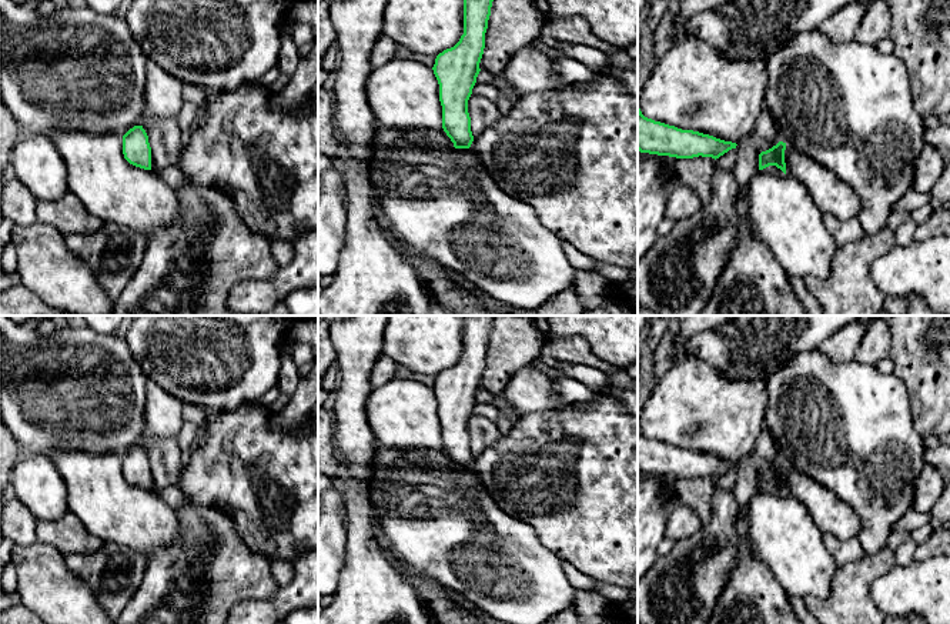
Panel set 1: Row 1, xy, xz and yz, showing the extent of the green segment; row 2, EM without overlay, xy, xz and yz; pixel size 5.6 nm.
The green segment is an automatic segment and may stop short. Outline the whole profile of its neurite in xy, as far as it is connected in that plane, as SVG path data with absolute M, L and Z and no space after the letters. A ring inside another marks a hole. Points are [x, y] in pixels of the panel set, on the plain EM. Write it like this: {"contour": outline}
{"contour": "M134 446L123 456L123 474L130 484L151 490L151 467L143 446Z"}

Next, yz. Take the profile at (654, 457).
{"contour": "M638 426L638 470L640 473L669 475L676 478L712 477L719 478L736 463L725 461L693 450L682 450L642 434Z"}

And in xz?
{"contour": "M464 316L464 354L454 367L446 368L436 376L432 387L439 404L442 448L454 463L455 468L469 468L474 461L468 420L481 391L479 383L485 368L485 353L494 317L495 316Z"}

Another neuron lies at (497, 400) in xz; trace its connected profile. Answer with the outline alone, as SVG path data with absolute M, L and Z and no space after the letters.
M479 391L476 400L482 401L482 403L491 403L496 408L508 413L511 416L514 424L516 421L519 421L522 417L522 414L502 397L502 394L491 394L486 391Z

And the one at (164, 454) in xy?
M150 438L143 448L151 467L151 491L158 494L170 485L178 485L183 464L177 438Z

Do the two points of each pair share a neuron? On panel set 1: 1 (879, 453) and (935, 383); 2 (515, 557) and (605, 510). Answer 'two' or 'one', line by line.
1: two
2: two

